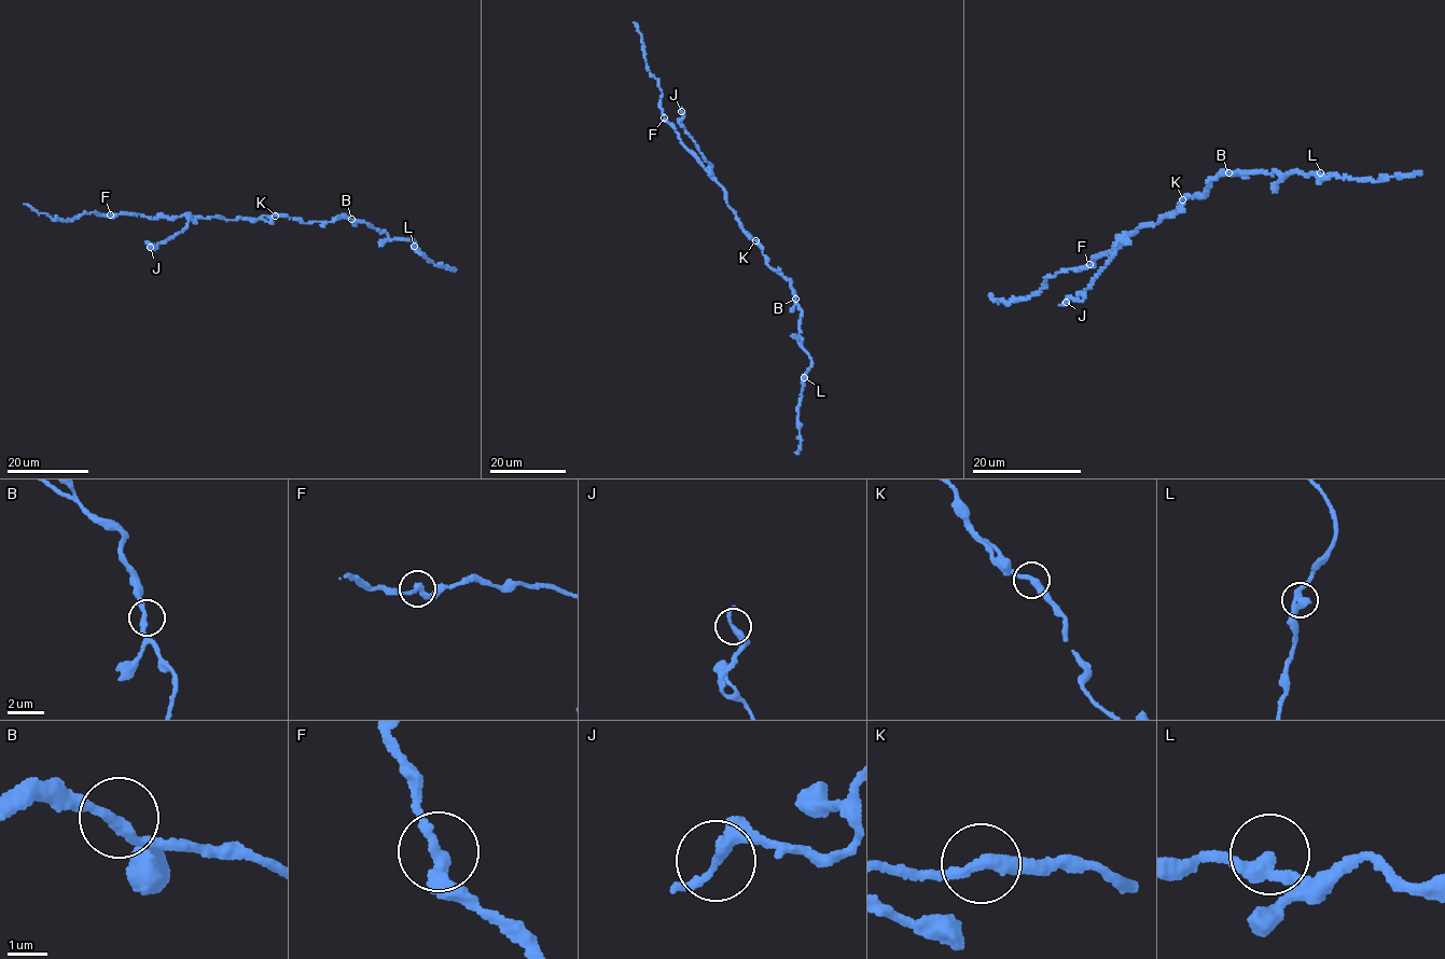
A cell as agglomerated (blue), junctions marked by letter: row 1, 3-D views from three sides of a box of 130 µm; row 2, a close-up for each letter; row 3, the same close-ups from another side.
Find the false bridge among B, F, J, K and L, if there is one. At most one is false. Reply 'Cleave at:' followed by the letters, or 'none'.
Cleave at: none

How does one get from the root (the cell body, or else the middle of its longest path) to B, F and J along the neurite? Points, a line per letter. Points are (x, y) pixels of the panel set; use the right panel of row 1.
B: (1178, 206), (1189, 196), (1203, 197), (1209, 179), (1228, 172)
F: (1178, 206), (1175, 212), (1162, 216), (1154, 225), (1138, 226), (1112, 253), (1099, 254), (1089, 264)
J: (1178, 206), (1154, 225), (1121, 239), (1083, 300), (1066, 302)

